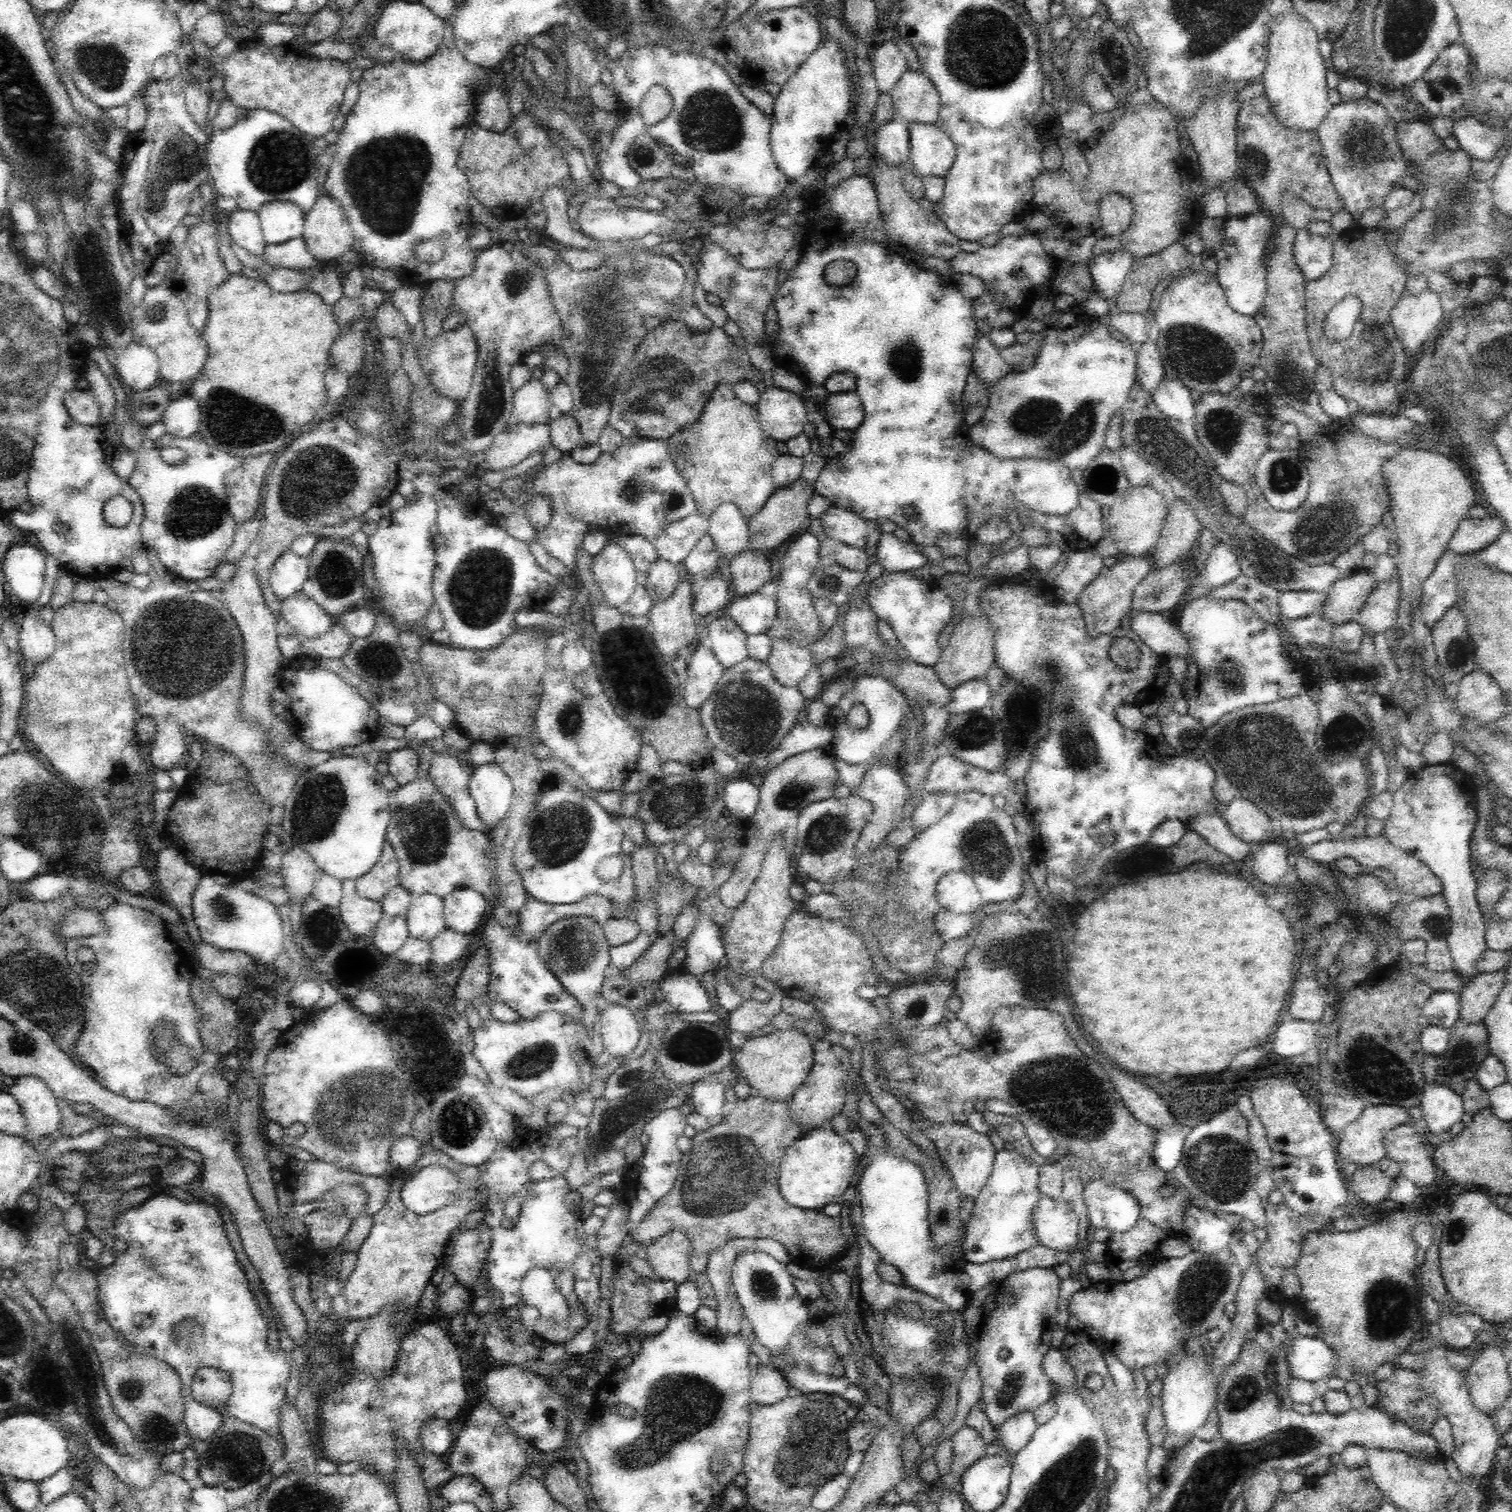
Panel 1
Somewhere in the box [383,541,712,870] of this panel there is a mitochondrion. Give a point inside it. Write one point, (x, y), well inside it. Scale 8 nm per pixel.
(479, 590)

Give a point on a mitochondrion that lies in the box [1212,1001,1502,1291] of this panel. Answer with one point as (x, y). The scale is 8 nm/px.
(1462, 1063)

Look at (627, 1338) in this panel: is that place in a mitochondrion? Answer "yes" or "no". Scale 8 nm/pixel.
no

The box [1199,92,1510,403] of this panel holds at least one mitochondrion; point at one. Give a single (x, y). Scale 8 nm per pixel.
(1447, 228)

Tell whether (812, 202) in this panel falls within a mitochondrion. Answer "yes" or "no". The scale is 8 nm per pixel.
no

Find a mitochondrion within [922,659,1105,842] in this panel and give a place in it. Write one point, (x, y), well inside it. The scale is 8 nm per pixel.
(972, 732)

